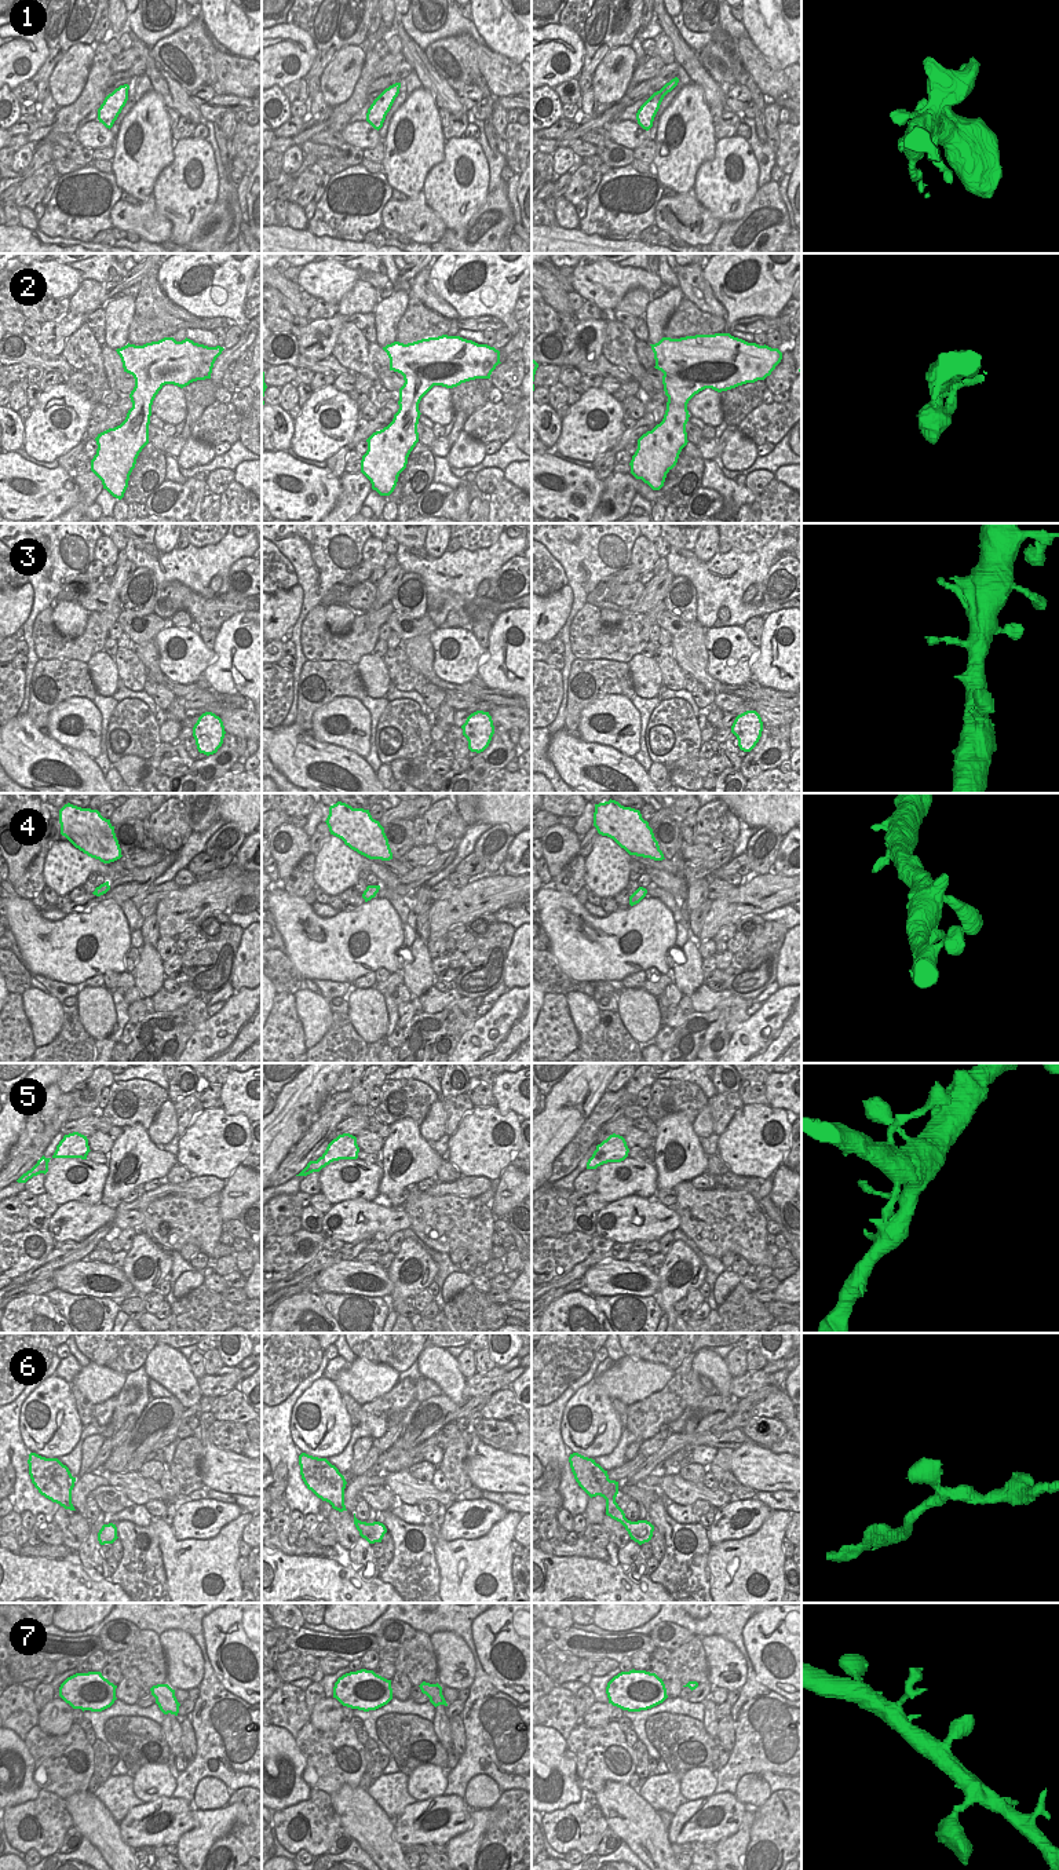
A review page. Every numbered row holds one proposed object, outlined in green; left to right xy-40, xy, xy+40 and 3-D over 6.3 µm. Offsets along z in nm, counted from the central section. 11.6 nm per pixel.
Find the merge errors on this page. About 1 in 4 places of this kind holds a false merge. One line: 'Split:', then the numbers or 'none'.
Split: none.

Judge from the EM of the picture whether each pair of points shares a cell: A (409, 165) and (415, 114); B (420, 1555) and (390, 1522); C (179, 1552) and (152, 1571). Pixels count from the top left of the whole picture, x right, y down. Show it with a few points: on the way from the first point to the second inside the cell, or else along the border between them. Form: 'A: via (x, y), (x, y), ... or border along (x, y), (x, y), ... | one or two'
A: via (411, 153), (416, 127) | one
B: via (411, 1552), (401, 1542), (400, 1531) | one
C: border along (153, 1533), (159, 1541), (167, 1588) | two

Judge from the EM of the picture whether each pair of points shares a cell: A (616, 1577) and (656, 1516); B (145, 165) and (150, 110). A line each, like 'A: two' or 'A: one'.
A: two
B: one

